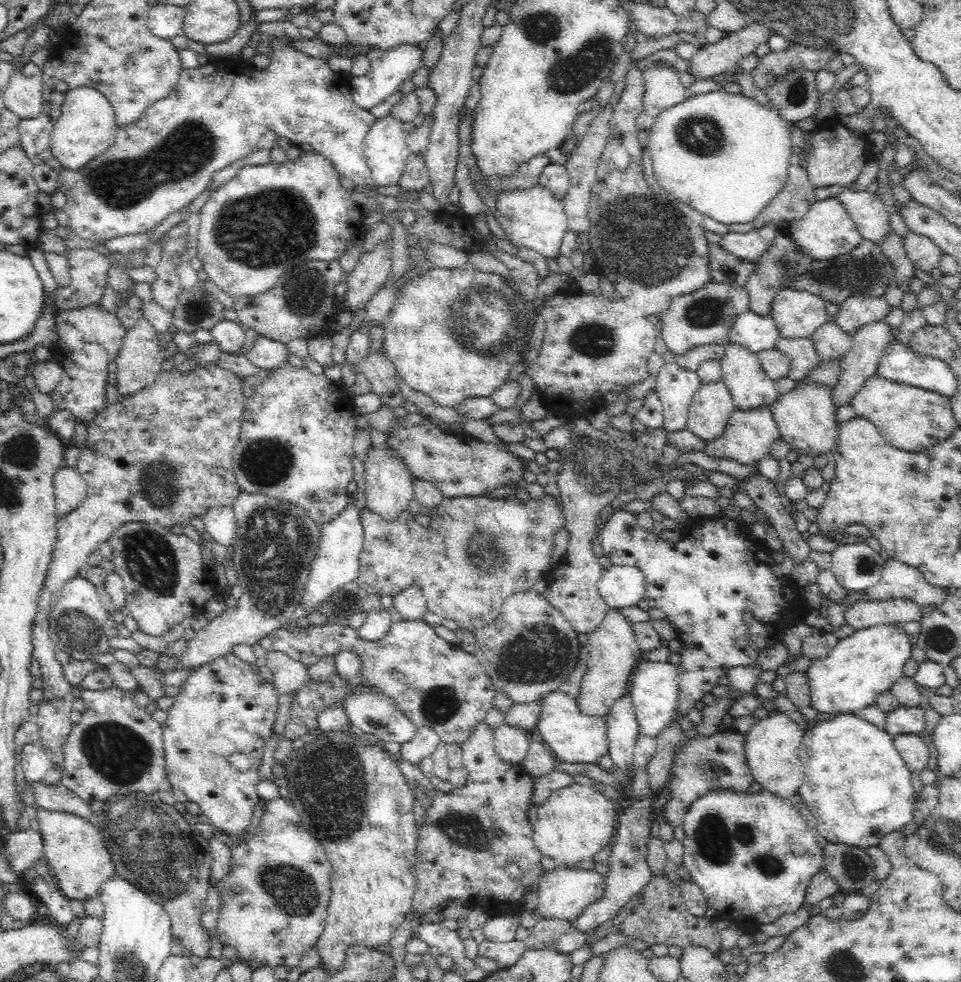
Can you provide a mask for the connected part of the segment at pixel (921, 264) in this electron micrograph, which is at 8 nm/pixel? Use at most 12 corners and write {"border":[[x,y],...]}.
{"border":[[910,229],[902,248],[916,272],[939,267],[941,250]]}

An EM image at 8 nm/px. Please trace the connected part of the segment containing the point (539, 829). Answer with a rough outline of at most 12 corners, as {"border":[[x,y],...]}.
{"border":[[572,782],[538,806],[536,846],[578,866],[612,844],[615,803]]}

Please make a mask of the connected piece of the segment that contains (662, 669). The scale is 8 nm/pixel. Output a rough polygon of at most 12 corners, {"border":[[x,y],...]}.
{"border":[[643,658],[629,701],[639,734],[656,739],[677,703],[677,665]]}

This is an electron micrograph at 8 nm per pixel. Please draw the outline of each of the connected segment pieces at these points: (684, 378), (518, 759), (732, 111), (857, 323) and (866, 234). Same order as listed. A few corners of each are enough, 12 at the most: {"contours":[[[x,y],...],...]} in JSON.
{"contours":[[[660,367],[654,392],[665,432],[686,428],[697,370]],[[505,720],[494,726],[498,757],[522,766],[529,751],[526,734]],[[751,95],[666,108],[646,145],[670,196],[752,222],[793,144]],[[850,295],[835,320],[854,334],[868,321],[886,317],[885,295]],[[844,188],[835,198],[863,240],[879,245],[891,231],[876,194]]]}

